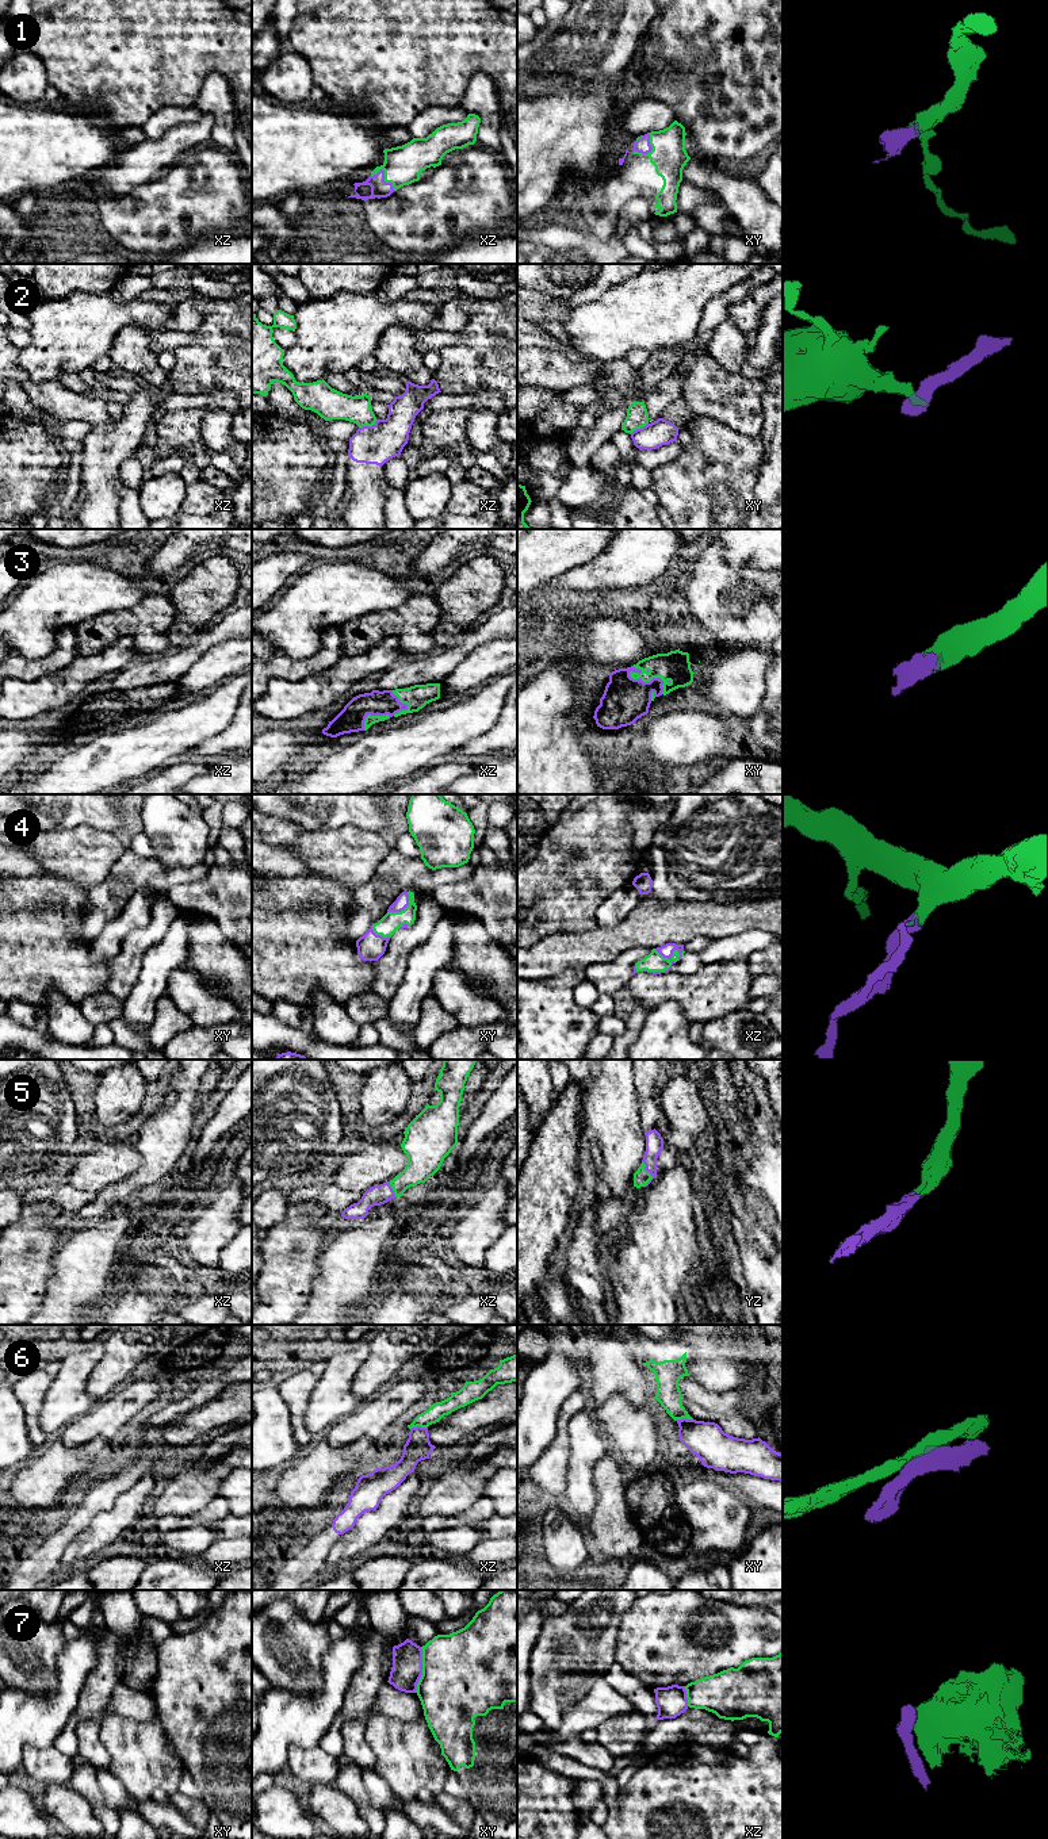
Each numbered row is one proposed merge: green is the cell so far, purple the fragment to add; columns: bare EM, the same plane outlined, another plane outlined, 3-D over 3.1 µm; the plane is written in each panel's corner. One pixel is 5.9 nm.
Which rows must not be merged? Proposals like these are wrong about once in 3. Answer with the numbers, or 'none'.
2, 6, 7

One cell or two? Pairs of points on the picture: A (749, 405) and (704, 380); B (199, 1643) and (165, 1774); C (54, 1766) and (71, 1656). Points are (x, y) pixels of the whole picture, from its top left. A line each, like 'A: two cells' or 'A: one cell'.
A: one cell
B: two cells
C: two cells

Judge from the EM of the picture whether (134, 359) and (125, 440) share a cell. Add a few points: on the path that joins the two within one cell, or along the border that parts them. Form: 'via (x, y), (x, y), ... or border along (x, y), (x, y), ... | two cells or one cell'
border along (167, 378), (161, 384), (149, 384), (141, 380) | two cells

